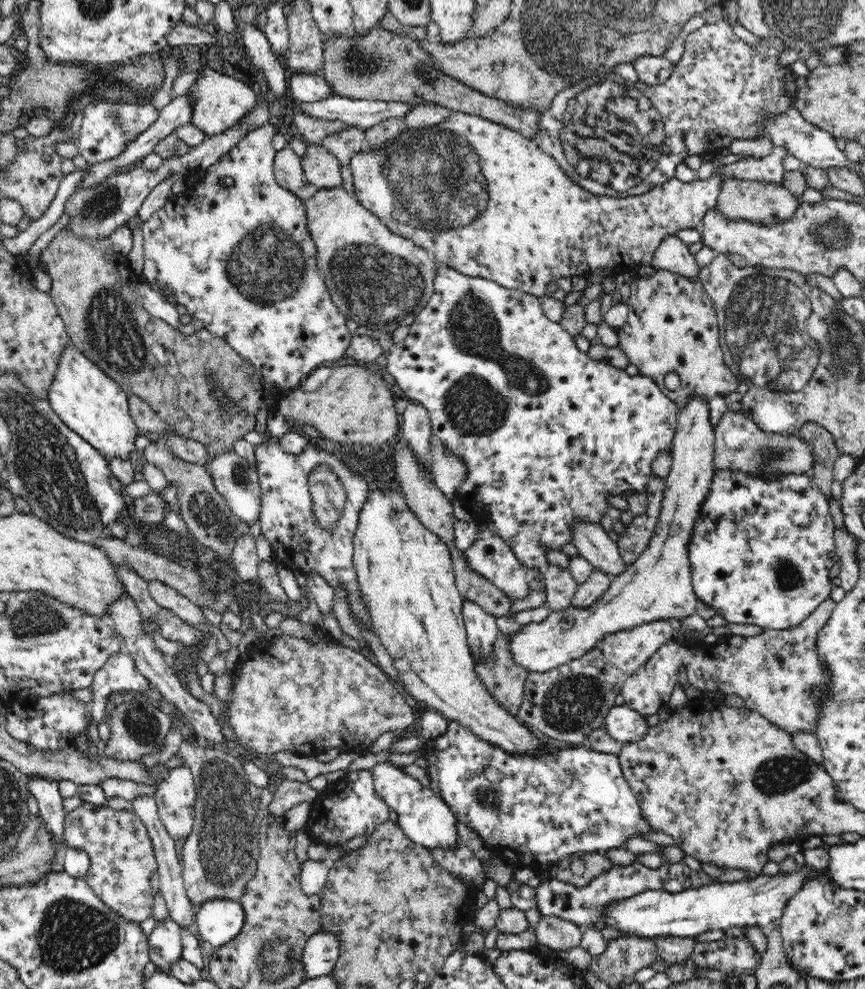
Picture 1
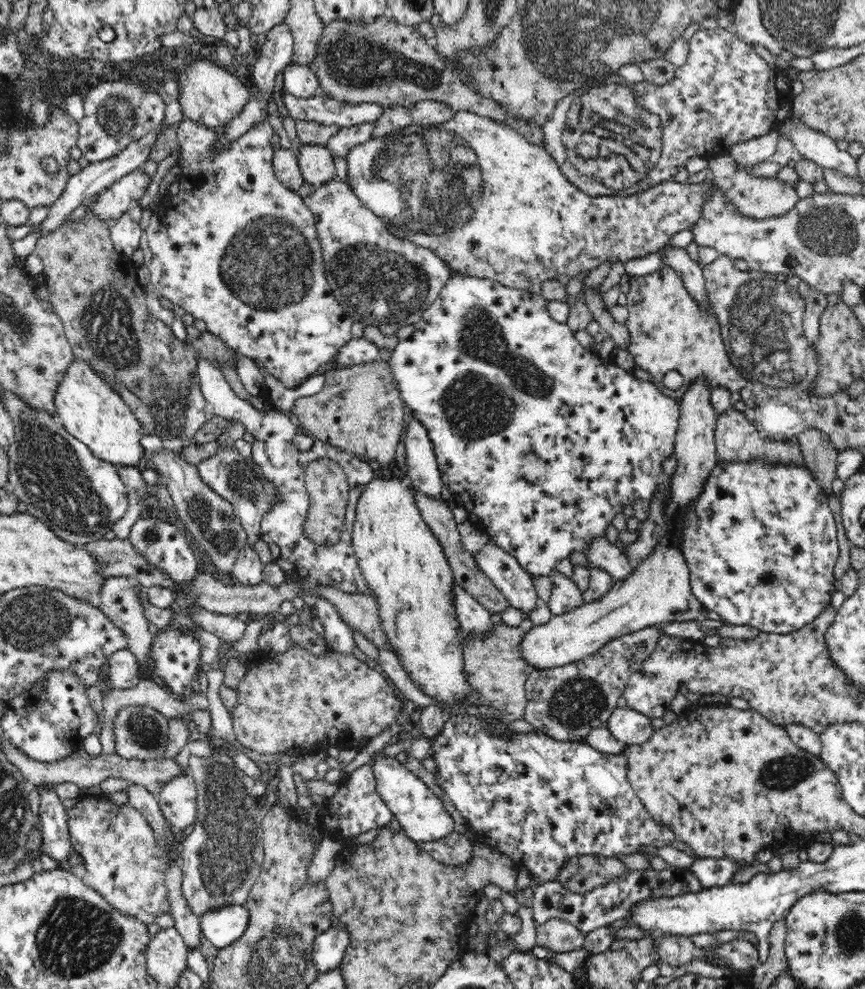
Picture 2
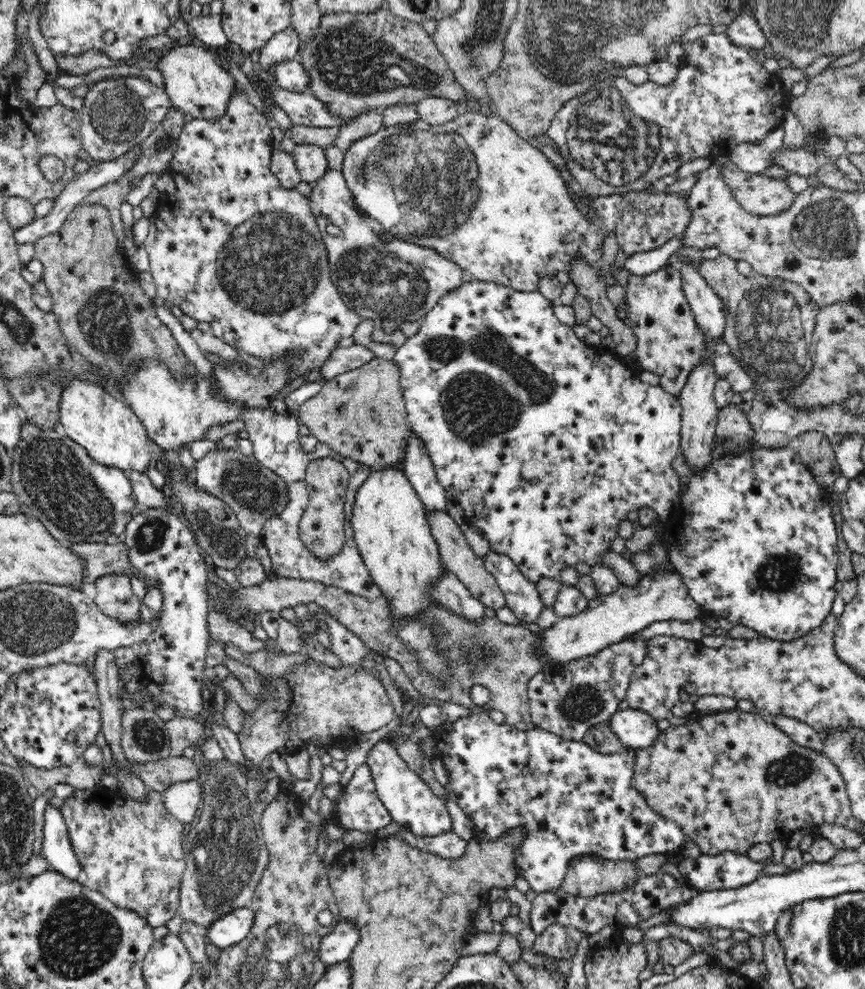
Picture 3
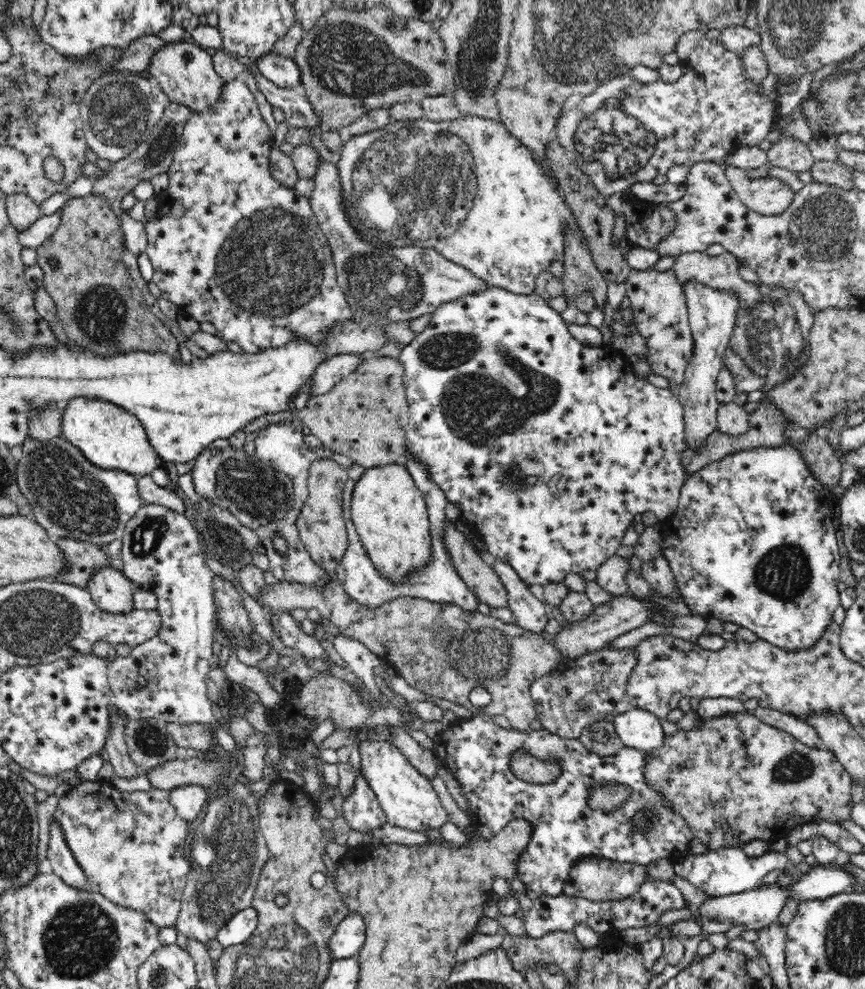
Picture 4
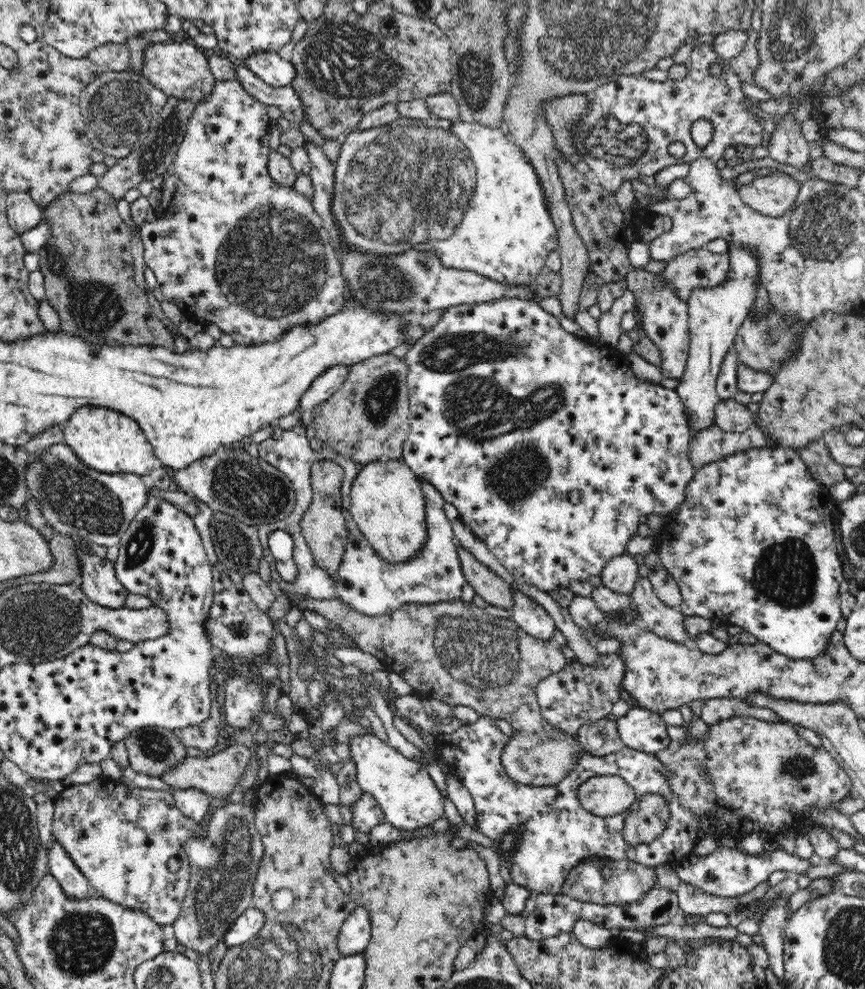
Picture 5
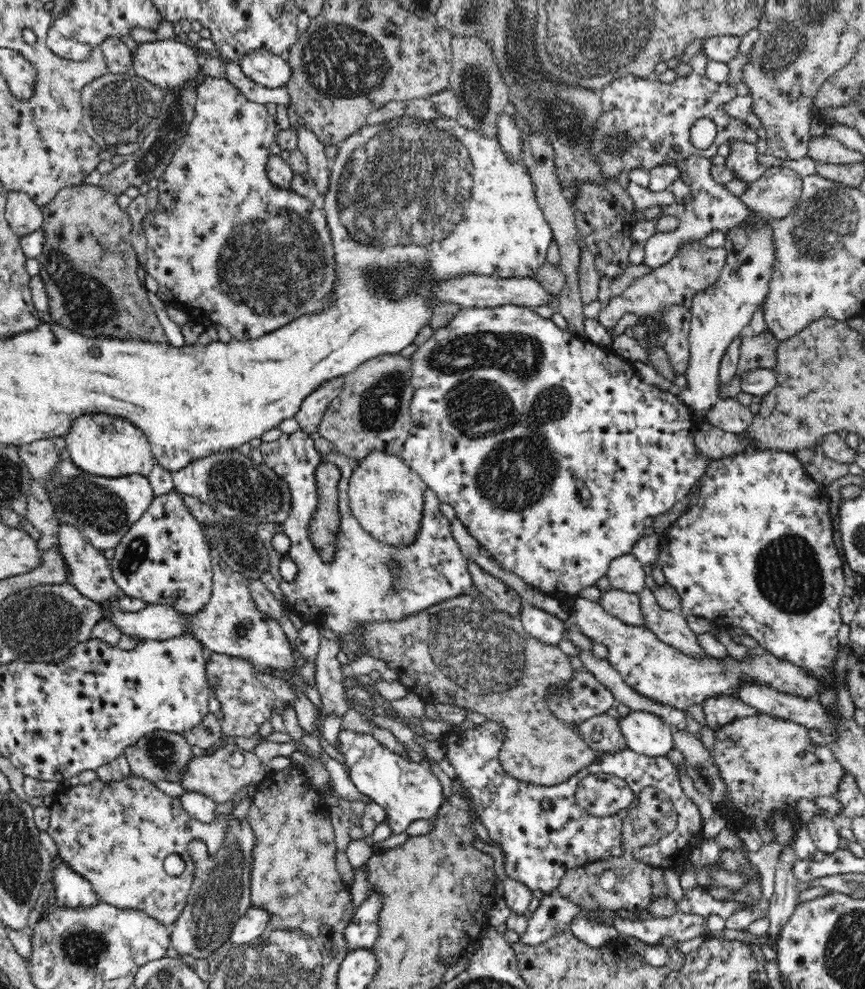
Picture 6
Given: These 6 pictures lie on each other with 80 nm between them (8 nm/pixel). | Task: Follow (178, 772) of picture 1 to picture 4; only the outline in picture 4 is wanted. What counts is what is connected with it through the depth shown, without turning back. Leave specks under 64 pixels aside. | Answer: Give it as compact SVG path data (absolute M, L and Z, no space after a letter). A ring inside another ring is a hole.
M181 786L169 791L170 802L178 816L194 824L204 815L211 793L200 786Z

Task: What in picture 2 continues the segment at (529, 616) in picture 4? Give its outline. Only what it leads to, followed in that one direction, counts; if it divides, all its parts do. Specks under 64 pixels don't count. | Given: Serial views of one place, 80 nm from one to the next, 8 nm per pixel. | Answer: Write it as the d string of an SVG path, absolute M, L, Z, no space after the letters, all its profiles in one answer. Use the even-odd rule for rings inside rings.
M488 541L475 555L475 560L482 573L491 578L497 589L507 598L509 606L521 611L523 619L528 618L540 606L533 577L522 569L514 556Z

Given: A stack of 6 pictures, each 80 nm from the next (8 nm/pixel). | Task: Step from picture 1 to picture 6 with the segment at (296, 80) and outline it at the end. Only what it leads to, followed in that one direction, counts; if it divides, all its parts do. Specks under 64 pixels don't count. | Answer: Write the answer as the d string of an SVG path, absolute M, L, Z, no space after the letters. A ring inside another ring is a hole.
M256 50L238 60L242 73L248 80L265 88L280 88L290 81L290 65L281 56L269 51Z

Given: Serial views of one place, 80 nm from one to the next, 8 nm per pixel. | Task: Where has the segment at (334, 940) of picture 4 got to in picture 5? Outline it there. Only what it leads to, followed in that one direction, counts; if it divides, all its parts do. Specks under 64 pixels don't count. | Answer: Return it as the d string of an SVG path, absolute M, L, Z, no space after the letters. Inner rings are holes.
M357 906L343 922L337 936L337 947L342 956L363 952L372 936L372 927L367 908Z

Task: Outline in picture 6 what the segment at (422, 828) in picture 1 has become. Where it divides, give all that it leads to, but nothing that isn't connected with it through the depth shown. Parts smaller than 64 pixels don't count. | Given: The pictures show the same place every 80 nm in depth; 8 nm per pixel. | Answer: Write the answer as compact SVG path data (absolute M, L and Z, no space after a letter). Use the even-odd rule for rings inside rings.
M341 729L334 745L344 758L344 766L356 788L385 809L389 818L390 835L408 831L410 822L432 818L444 802L442 784L429 768L391 752L369 733Z

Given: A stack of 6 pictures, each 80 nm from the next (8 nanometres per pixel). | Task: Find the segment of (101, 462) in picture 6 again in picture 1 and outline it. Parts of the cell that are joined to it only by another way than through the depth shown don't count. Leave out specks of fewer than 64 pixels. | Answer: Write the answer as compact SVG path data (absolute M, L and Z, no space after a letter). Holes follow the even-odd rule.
M72 344L64 349L60 357L57 375L52 381L48 396L48 401L54 412L64 421L68 429L90 443L94 449L98 450L98 453L108 460L111 458L130 460L130 454L137 450L134 442L140 432L128 412L127 393L116 381L106 375L98 365L94 365L92 361L82 356L82 352L78 351Z

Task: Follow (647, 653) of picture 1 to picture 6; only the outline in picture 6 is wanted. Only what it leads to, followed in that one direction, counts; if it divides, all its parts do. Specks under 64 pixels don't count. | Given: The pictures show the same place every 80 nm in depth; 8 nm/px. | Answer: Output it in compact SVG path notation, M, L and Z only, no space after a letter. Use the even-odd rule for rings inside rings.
M574 671L569 688L569 697L552 693L547 700L548 708L566 724L579 725L596 714L613 711L615 698L590 671Z

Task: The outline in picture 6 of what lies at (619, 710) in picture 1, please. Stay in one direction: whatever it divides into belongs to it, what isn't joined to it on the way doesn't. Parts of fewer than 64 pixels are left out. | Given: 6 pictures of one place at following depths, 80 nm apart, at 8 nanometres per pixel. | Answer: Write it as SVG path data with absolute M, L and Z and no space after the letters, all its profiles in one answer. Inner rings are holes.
M632 711L620 718L625 747L649 757L666 757L675 748L672 727L659 716Z

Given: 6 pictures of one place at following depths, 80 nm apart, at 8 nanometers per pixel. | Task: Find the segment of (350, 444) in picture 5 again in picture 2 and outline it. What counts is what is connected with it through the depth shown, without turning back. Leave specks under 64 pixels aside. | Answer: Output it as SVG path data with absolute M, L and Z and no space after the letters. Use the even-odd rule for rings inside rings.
M378 360L353 367L334 369L332 374L327 374L321 391L313 396L296 400L288 413L297 424L306 426L316 439L328 442L339 451L349 452L366 462L375 461L386 466L394 462L402 452L402 438L405 431L404 402L395 383L393 372L386 361Z

